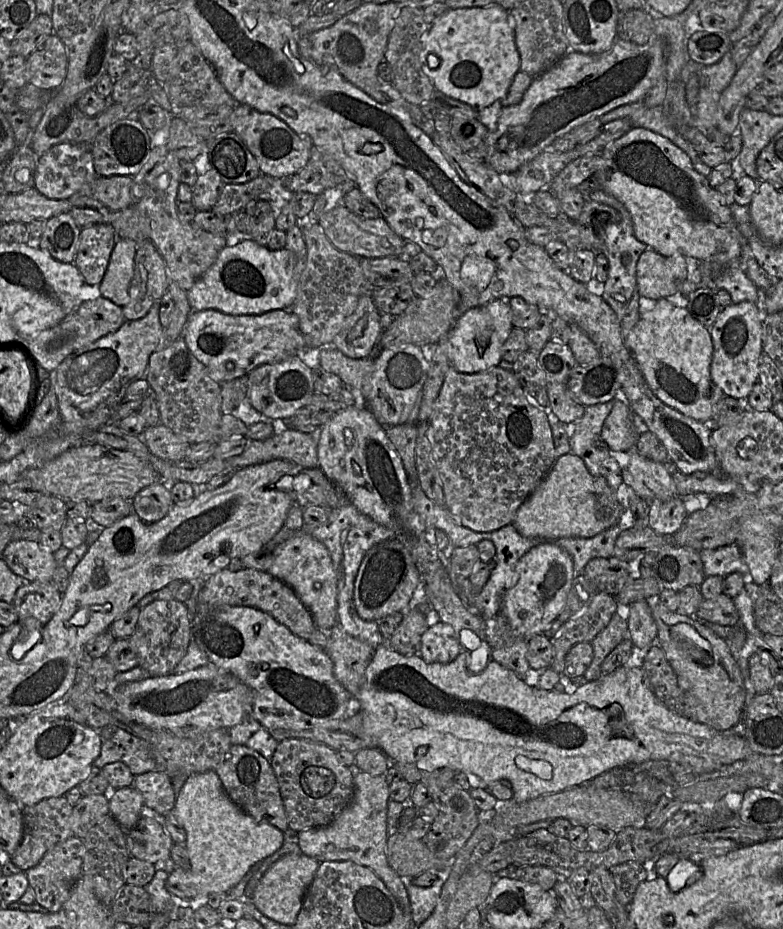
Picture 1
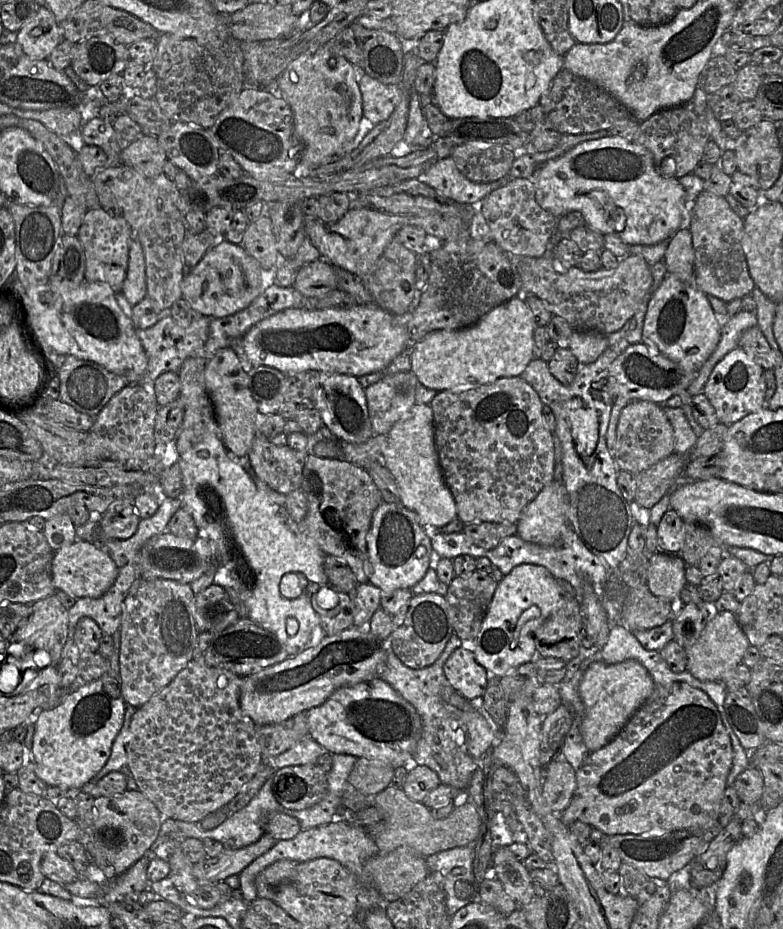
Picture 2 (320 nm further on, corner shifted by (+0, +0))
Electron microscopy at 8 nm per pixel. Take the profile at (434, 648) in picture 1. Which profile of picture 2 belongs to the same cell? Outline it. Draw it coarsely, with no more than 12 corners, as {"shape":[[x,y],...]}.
{"shape":[[462,646],[443,666],[467,700],[485,693],[489,673]]}

